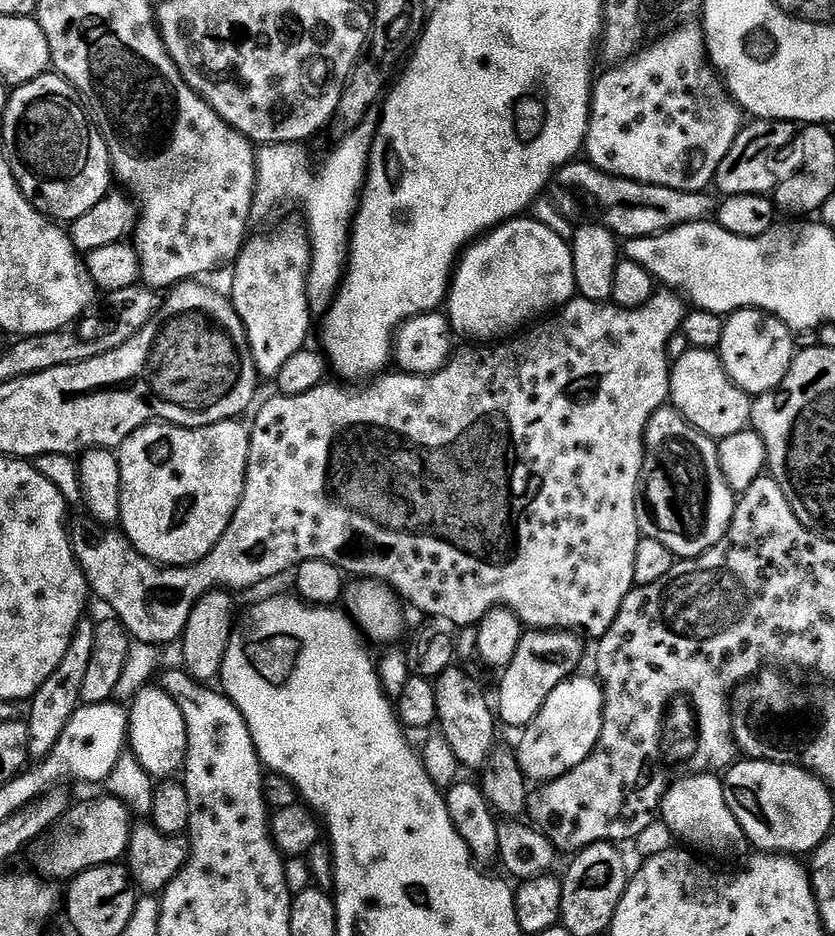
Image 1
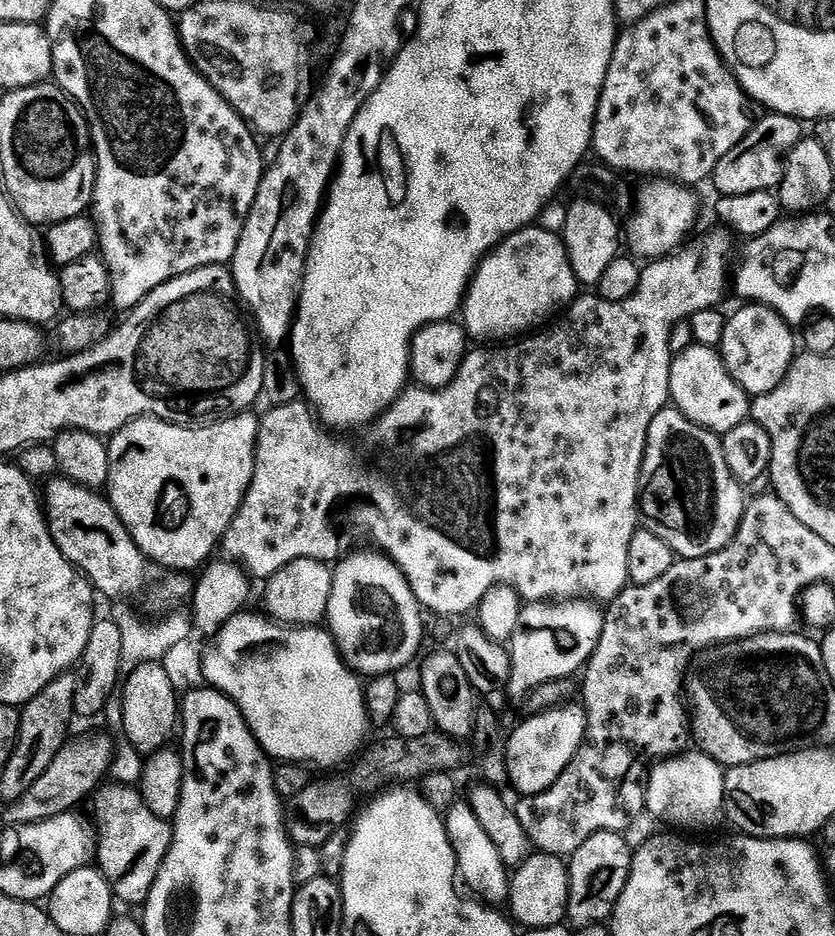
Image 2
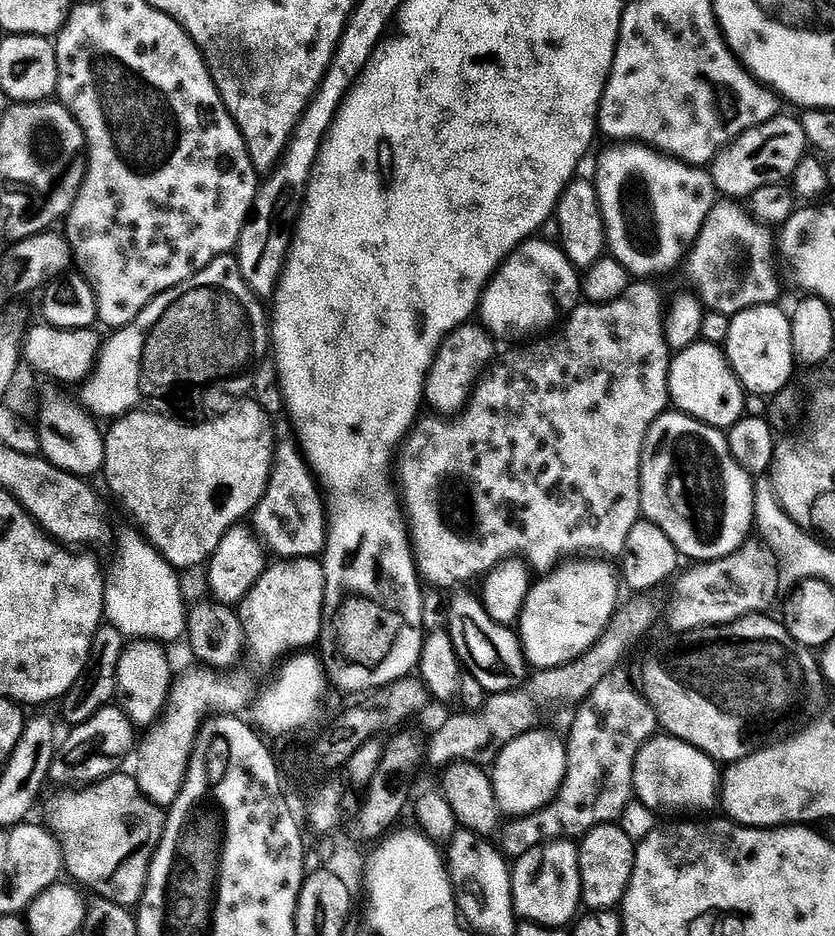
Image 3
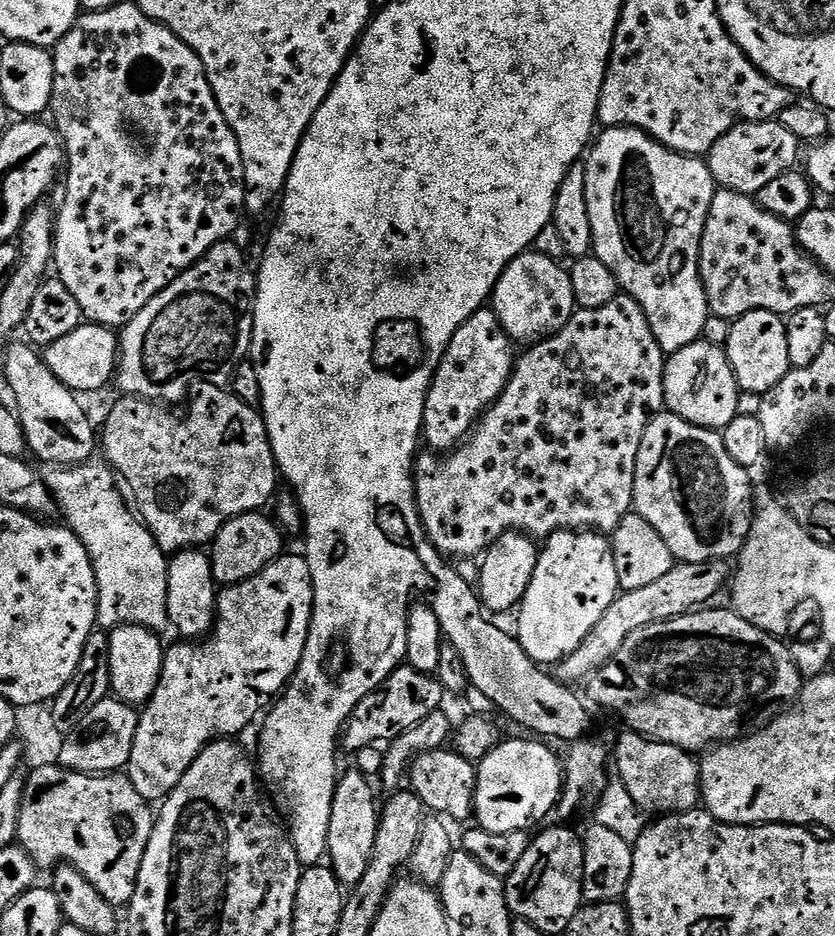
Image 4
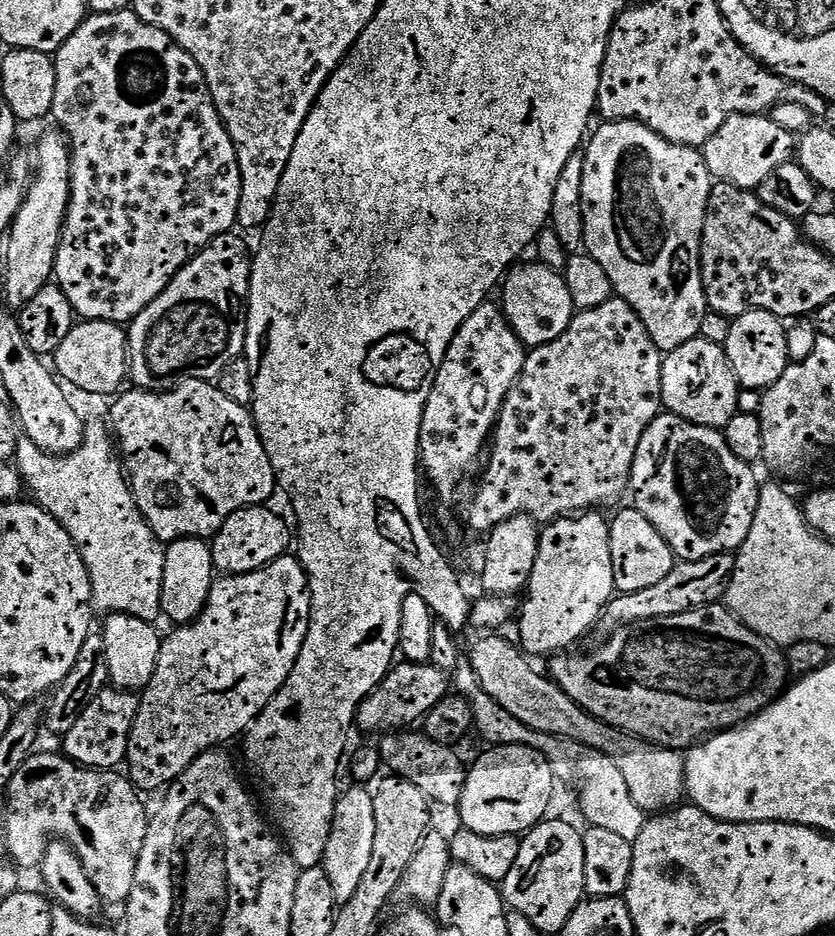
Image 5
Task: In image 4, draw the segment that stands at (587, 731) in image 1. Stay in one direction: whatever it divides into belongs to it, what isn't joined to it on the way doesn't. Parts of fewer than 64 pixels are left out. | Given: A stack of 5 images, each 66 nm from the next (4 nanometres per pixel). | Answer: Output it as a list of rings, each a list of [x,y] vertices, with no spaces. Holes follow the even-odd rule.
[[[528,738],[530,740],[508,740],[505,744],[497,743],[492,751],[486,753],[484,759],[479,761],[476,774],[477,786],[476,797],[478,801],[479,827],[488,832],[502,835],[507,832],[527,829],[527,824],[540,820],[548,811],[555,809],[560,802],[560,793],[564,786],[564,774],[562,771],[561,757],[556,756],[547,746],[543,739]]]

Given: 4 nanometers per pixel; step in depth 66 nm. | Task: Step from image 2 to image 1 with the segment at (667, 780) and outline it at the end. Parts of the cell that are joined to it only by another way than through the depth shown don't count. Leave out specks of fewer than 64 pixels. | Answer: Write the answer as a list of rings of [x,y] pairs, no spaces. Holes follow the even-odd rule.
[[[684,774],[673,784],[667,785],[664,799],[660,802],[659,819],[664,821],[664,825],[672,831],[673,837],[684,840],[693,840],[697,844],[695,847],[709,848],[712,852],[736,852],[740,847],[745,847],[746,837],[740,823],[734,818],[730,806],[726,802],[726,794],[721,777],[716,774]]]

